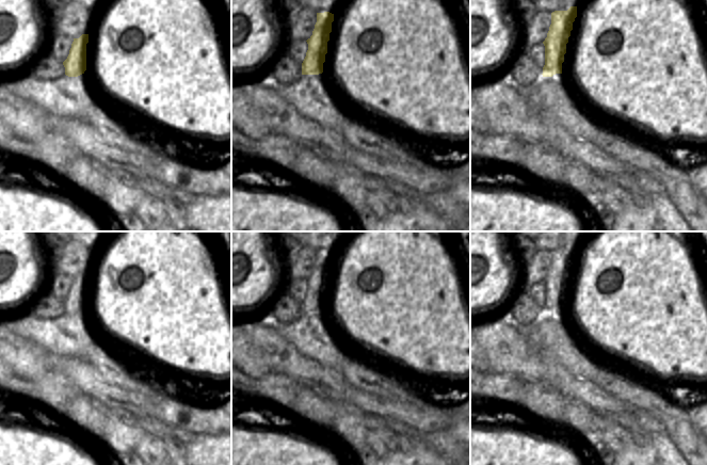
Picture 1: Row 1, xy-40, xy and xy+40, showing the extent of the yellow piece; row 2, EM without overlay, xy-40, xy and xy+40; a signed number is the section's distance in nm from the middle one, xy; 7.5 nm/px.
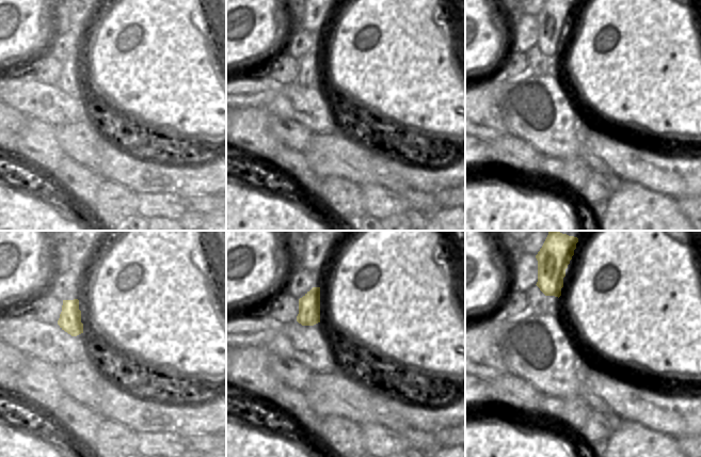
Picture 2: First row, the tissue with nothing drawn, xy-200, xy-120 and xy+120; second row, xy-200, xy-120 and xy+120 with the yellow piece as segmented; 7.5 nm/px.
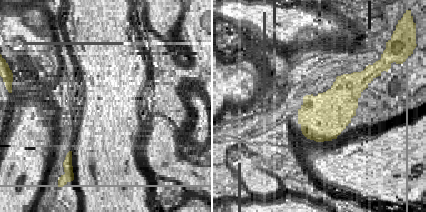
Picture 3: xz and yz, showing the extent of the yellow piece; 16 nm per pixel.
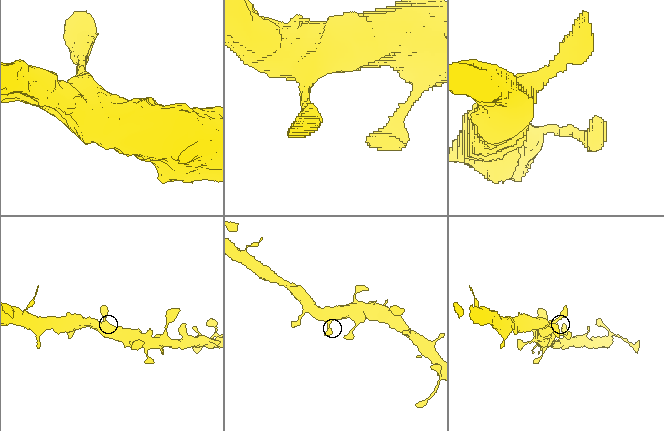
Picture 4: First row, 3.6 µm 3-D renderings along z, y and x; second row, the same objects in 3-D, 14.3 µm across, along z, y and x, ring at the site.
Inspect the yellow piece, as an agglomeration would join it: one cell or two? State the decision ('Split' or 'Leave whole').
Leave whole

